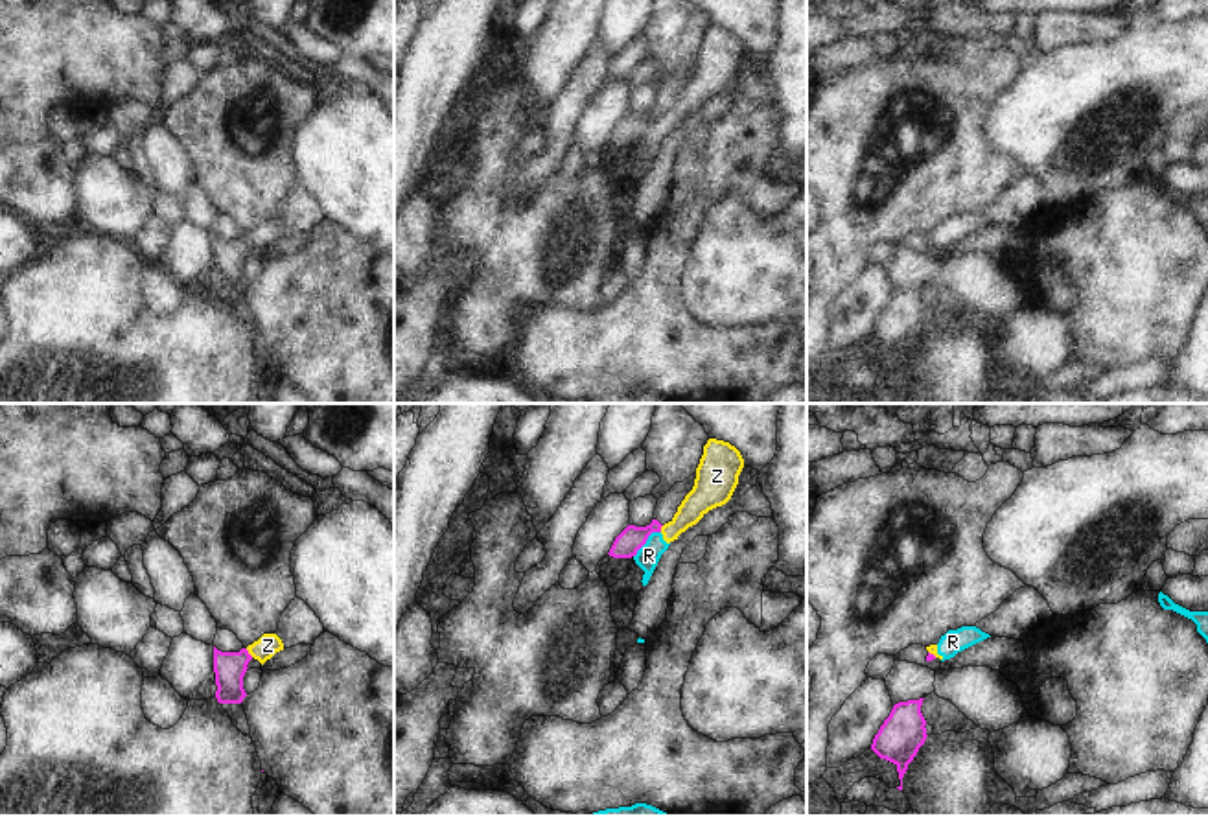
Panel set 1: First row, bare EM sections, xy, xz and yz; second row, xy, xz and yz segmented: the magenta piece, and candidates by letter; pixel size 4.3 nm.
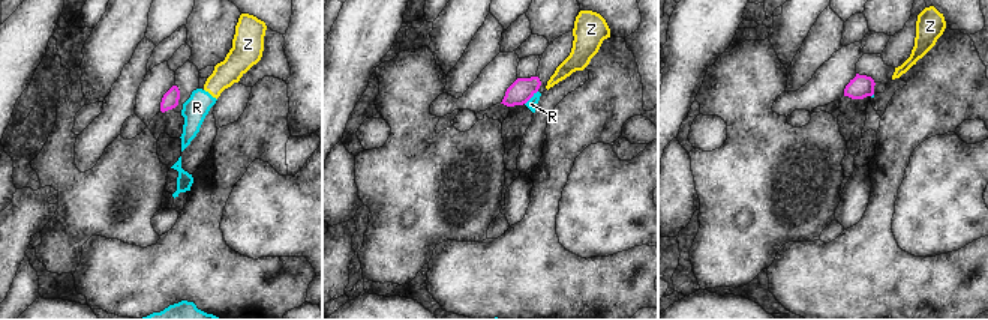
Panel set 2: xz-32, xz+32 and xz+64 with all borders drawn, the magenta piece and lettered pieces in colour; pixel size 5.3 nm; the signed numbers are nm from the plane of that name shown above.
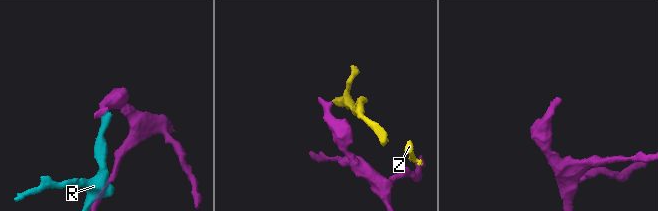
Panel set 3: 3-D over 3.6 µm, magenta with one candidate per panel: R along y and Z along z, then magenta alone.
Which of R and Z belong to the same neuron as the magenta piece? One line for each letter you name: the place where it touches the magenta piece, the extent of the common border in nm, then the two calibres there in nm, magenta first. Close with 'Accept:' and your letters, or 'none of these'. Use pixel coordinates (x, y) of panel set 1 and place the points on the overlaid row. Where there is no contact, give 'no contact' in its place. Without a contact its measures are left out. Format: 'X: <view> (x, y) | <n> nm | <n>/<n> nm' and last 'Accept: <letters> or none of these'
Accept: none of these

